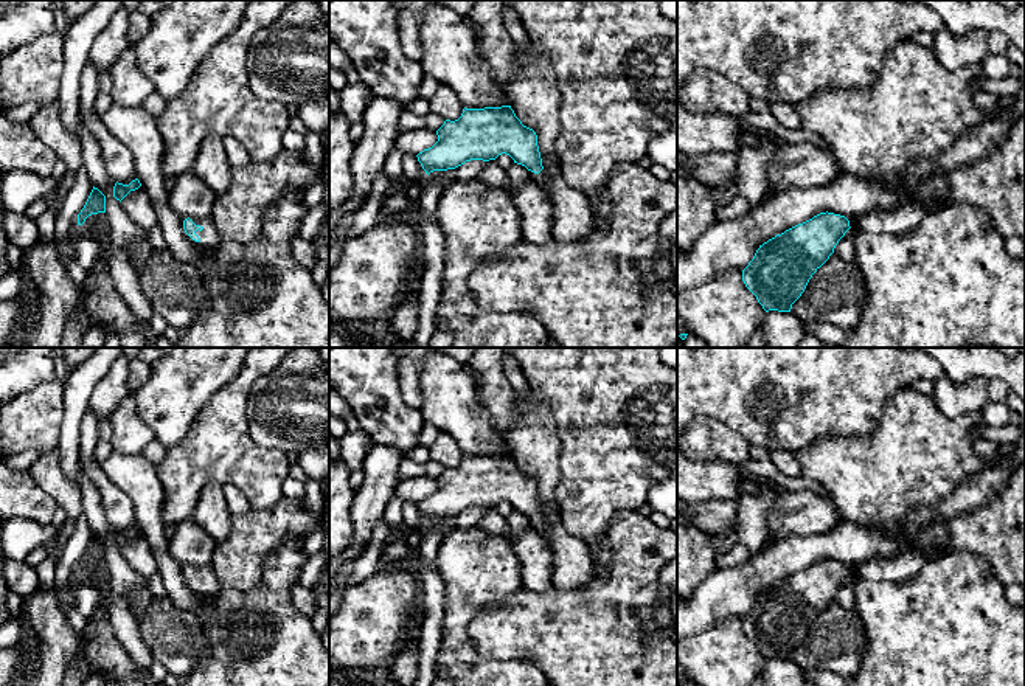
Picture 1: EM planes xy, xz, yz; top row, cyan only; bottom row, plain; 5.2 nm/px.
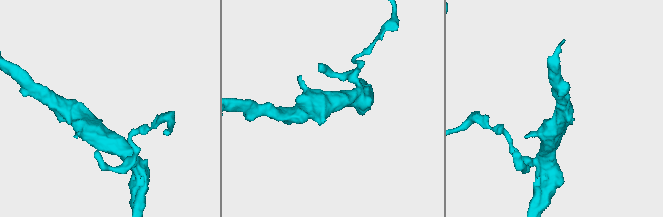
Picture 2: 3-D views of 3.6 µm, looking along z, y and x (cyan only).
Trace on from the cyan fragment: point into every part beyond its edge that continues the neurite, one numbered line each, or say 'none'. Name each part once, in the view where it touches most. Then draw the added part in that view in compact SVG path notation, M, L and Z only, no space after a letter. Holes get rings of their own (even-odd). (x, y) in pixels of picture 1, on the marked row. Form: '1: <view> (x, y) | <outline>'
1: xy (210, 238) | M191 219L196 225L200 225L203 230L202 231L196 231L196 234L200 237L199 242L193 241L188 234L186 237L189 241L193 241L194 244L197 244L199 247L202 247L203 250L213 250L219 245L221 242L221 236L219 236L219 231L213 222L213 219L205 219L205 220L196 220L196 219Z

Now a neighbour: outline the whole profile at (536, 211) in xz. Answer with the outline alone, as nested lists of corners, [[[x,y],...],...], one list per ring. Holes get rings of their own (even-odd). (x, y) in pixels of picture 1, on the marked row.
[[[495,160],[486,161],[486,166],[477,177],[488,186],[505,189],[511,194],[520,216],[520,230],[523,239],[533,245],[545,245],[553,233],[553,208],[545,191],[533,180],[514,186]]]

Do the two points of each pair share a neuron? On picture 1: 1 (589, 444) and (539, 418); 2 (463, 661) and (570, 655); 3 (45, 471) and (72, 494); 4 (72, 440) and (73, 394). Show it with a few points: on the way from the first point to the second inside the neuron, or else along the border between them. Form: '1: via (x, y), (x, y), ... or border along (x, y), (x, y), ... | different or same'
1: border along (538, 393), (545, 401), (559, 440), (559, 461) | different
2: border along (471, 641), (486, 655), (522, 658), (539, 668) | different
3: via (52, 477), (66, 491) | same
4: via (72, 429), (73, 405) | same

